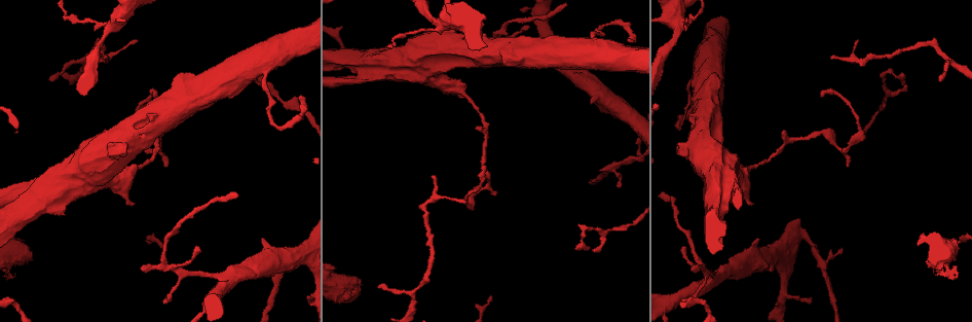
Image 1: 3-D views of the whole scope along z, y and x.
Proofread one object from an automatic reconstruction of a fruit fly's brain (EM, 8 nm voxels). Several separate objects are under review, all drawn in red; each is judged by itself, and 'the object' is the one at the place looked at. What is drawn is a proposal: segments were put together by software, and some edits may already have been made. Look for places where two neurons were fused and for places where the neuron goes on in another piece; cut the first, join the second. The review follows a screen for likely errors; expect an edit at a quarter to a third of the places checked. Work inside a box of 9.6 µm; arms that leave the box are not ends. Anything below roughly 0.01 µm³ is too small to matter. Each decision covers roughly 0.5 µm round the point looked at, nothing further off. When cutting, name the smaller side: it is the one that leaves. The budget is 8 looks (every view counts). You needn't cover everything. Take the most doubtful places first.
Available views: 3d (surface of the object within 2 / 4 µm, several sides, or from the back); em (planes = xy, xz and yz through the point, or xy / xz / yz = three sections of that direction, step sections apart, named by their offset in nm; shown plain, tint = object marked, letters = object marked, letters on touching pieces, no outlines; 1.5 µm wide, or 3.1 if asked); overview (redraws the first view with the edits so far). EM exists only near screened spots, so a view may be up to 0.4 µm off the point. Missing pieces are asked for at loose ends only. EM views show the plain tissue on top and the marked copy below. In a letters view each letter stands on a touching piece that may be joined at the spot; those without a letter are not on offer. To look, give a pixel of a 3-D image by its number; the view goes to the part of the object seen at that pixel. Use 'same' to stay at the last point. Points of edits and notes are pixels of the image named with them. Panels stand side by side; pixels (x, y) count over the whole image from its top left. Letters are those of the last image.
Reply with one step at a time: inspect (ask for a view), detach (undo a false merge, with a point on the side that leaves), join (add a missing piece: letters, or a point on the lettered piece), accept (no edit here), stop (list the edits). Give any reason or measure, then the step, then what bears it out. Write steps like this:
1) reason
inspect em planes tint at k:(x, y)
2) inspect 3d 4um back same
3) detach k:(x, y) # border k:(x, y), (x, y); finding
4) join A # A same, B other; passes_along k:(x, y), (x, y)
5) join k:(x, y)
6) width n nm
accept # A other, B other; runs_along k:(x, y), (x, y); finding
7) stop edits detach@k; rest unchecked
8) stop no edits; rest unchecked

inspect em planes tint at 1:(285, 127)

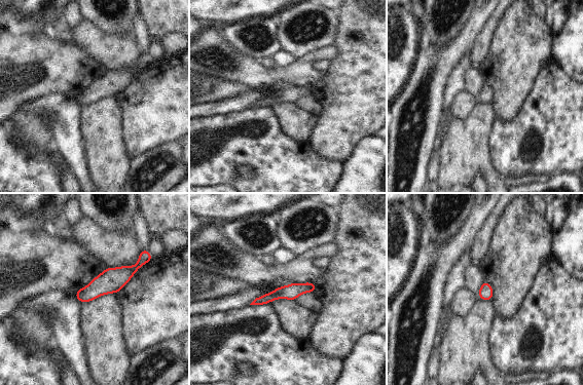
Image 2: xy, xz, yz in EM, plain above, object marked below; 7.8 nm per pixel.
what lies round it
inspect em planes letters same

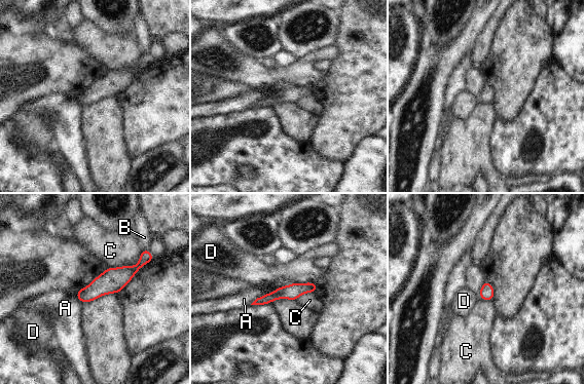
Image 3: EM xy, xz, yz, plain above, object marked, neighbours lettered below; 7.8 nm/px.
accept # A other, B other, C other, D other; border 3:(142, 250), (136, 264), (105, 269); all the same neuron

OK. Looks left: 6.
sharp bend
inspect em yz step 8 tint at 1:(583, 233)

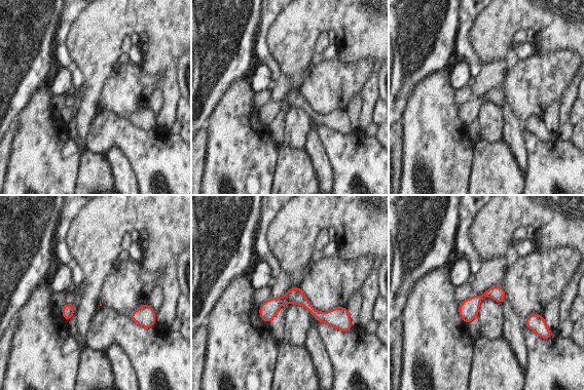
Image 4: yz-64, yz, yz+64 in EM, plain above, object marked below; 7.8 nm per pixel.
cut it another way
inspect em planes letters same

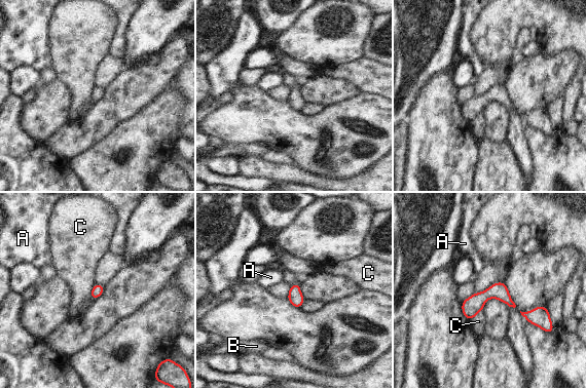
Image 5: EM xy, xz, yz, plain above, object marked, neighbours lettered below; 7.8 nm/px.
accept # A other, B other, C other; border 5:(95, 283), (90, 293), (92, 300); all the same neuron

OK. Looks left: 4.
sharp bend
inspect 3d 4um back at 1:(844, 152)

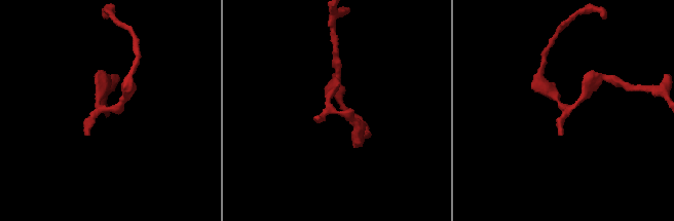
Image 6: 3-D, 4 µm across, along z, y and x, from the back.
inspect em planes tint at 6:(111, 106)

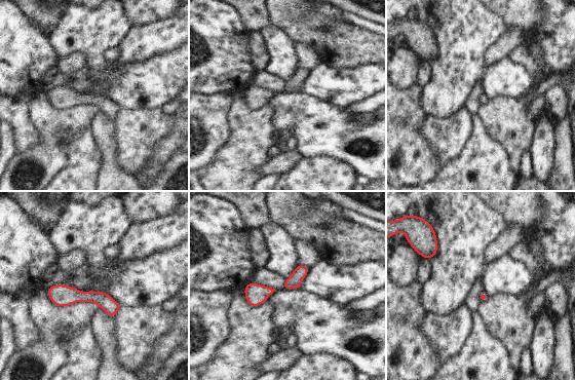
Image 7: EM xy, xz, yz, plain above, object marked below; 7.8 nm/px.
inspect em planes letters same

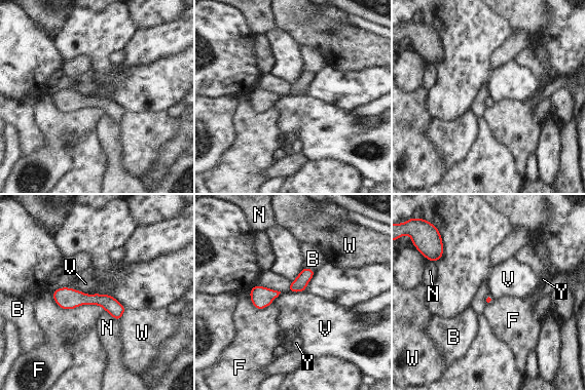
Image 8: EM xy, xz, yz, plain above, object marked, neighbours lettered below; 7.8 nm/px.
width 70 nm; longest_contact F 440 nm
accept # B other, F other, N other, V other, W other, Y other; one neuron here

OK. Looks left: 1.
stop no edits; rest unchecked

